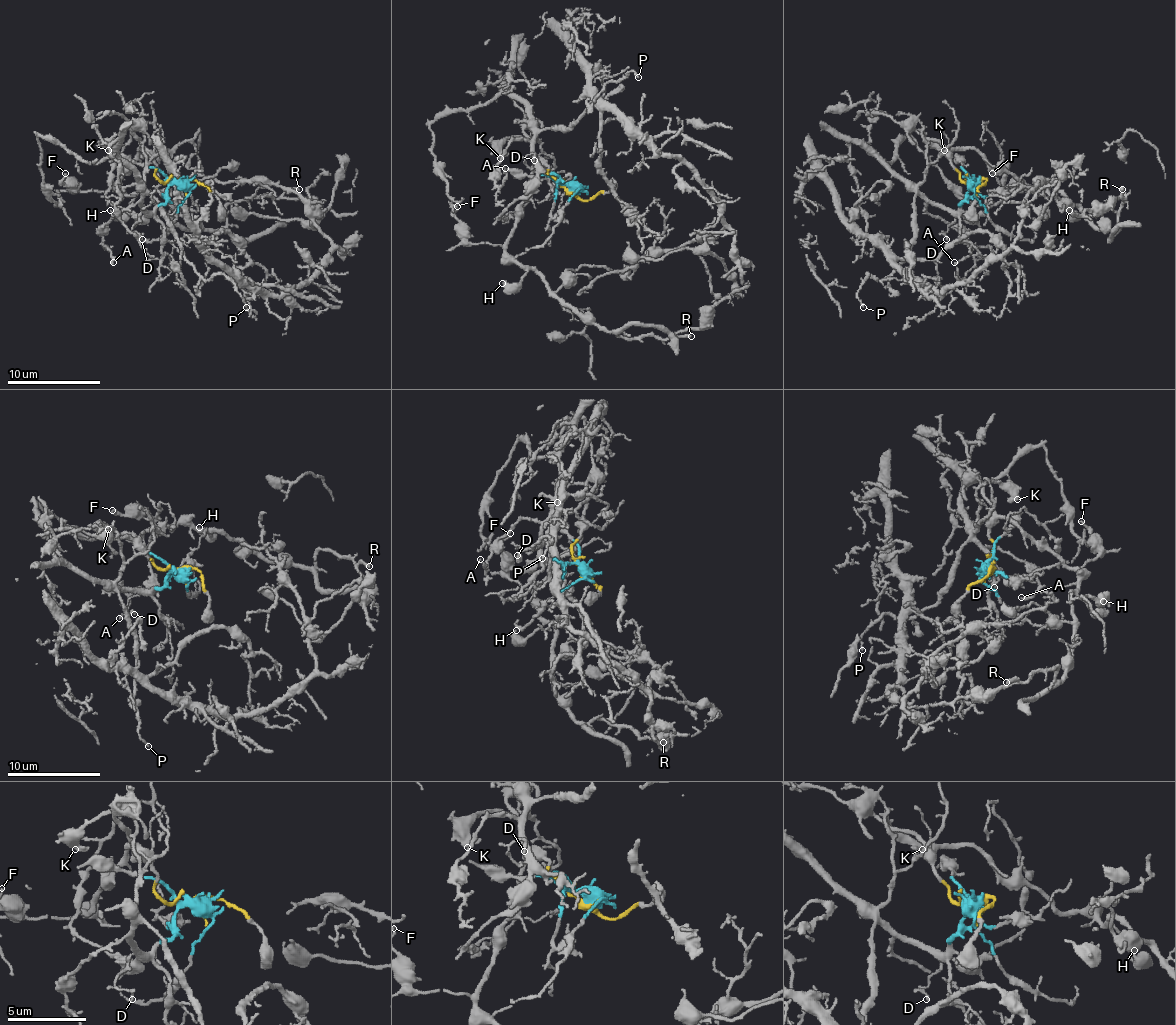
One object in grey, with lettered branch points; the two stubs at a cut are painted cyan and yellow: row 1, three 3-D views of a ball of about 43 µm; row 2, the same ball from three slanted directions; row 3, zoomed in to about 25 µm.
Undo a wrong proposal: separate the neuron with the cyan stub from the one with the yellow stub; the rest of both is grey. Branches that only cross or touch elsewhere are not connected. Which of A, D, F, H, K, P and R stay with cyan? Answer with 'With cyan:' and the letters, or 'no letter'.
With cyan: A, D, K, P

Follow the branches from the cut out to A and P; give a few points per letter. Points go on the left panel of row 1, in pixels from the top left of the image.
A: (180, 183), (168, 188), (168, 197), (154, 211), (135, 204), (121, 209), (105, 226), (103, 240), (112, 263)
P: (180, 183), (154, 211), (145, 207), (149, 195), (182, 256), (206, 279), (224, 275), (245, 307)

